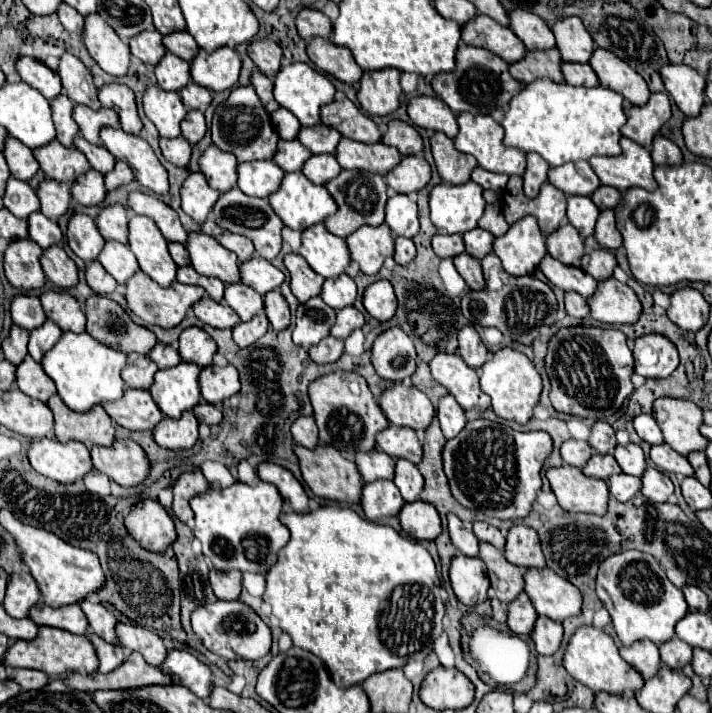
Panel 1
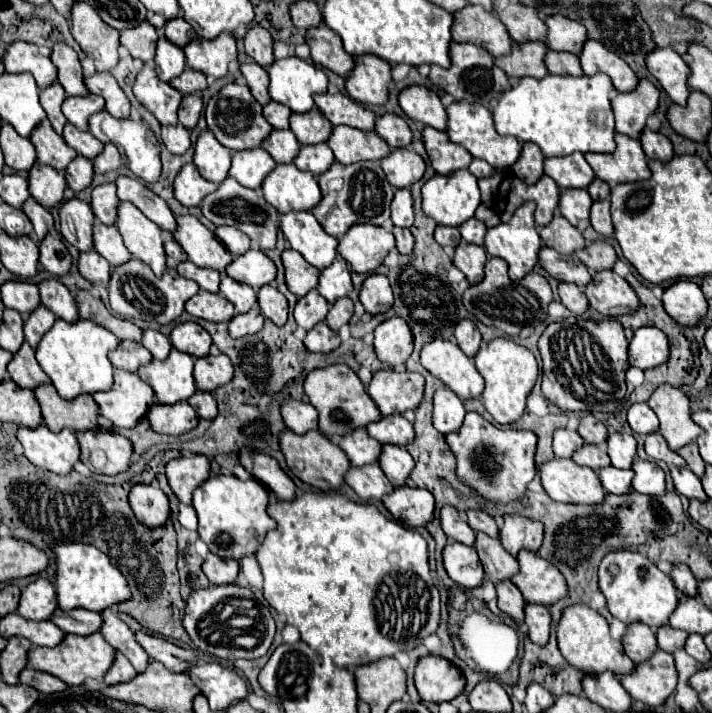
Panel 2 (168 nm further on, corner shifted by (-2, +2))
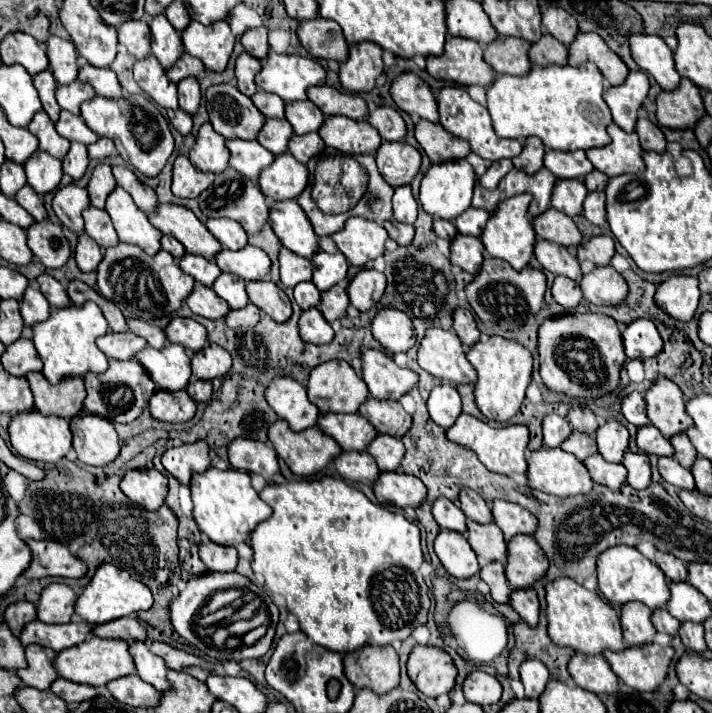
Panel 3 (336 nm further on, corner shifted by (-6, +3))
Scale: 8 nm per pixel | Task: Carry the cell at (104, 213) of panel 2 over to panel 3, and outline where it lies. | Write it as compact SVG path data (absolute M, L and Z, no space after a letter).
M100 163L94 169L94 173L92 173L90 181L88 181L88 187L86 187L88 195L90 195L90 203L94 207L102 209L106 199L108 199L108 195L110 195L110 191L114 187L116 187L116 181L114 181L114 175L112 175L112 167L106 165L106 163Z

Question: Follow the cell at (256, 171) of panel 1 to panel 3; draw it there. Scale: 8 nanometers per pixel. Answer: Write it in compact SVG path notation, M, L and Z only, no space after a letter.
M232 139L226 141L226 147L230 151L230 167L234 167L252 181L256 181L260 171L274 161L274 155L268 149L264 149L258 141Z

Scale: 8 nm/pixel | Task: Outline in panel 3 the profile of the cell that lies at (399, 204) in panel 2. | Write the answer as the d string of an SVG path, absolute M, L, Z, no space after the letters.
M402 185L396 187L394 197L392 197L392 207L394 207L394 219L402 221L402 223L414 223L416 221L416 199L410 191L410 185Z

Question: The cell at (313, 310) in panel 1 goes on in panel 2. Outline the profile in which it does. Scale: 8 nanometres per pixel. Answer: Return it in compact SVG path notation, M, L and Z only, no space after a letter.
M312 290L306 296L298 298L298 304L294 308L296 324L304 330L310 330L318 322L324 320L324 316L328 314L328 308L330 308L330 304L316 290Z

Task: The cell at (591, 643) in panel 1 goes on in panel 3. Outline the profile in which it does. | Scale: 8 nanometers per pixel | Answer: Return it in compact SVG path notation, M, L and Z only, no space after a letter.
M558 577L544 585L546 591L546 621L548 621L548 635L556 645L572 647L584 655L600 655L604 649L622 651L624 639L620 629L620 619L616 609L602 601L598 593L588 591L580 583L568 577Z

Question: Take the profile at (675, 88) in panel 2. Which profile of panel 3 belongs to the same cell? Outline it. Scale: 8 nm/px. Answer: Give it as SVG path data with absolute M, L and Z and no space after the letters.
M634 33L630 35L630 53L642 71L652 75L664 91L672 91L680 83L680 75L674 69L672 49L658 35Z

